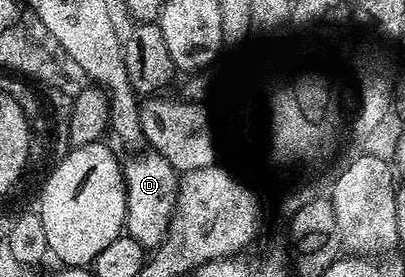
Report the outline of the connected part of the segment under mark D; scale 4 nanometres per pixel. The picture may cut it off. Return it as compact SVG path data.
M153 151L140 152L135 159L124 160L125 231L142 248L153 249L164 239L165 231L176 203L179 175L173 166Z

